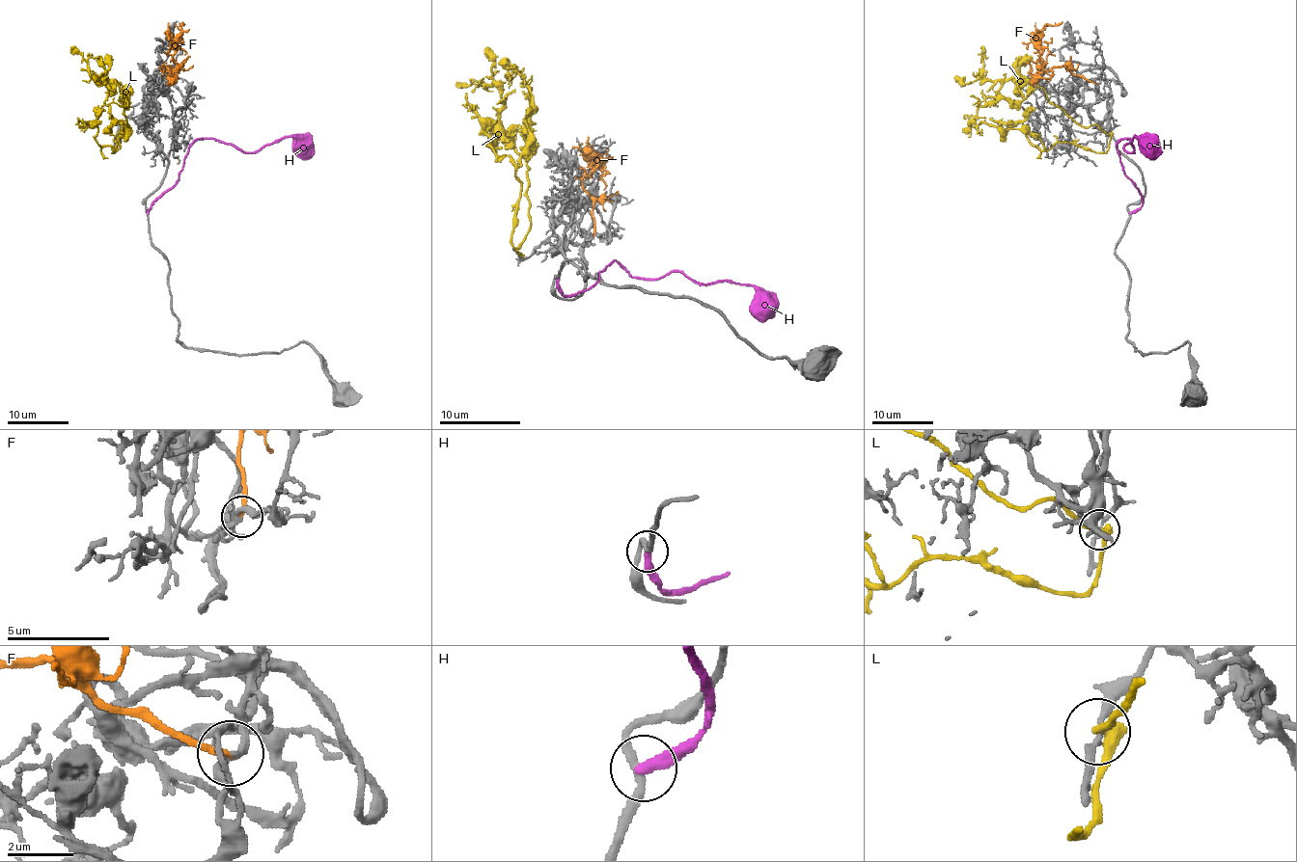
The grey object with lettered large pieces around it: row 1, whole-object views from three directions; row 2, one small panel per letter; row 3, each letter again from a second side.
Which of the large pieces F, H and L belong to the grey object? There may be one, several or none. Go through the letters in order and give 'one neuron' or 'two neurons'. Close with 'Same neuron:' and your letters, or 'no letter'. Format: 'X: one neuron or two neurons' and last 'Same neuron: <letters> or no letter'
F: one neuron
H: two neurons
L: two neurons
Same neuron: F

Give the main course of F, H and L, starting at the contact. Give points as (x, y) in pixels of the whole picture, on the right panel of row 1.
F: (1097, 84), (1065, 67), (1042, 69), (1045, 63), (1040, 56), (1042, 27), (1062, 21)
H: (1131, 213), (1142, 197), (1116, 145), (1129, 139), (1124, 149), (1131, 152), (1134, 137), (1149, 139), (1163, 152)
L: (1110, 134), (1105, 152), (1068, 142), (1045, 149), (1024, 131), (977, 123), (979, 105), (972, 105)

